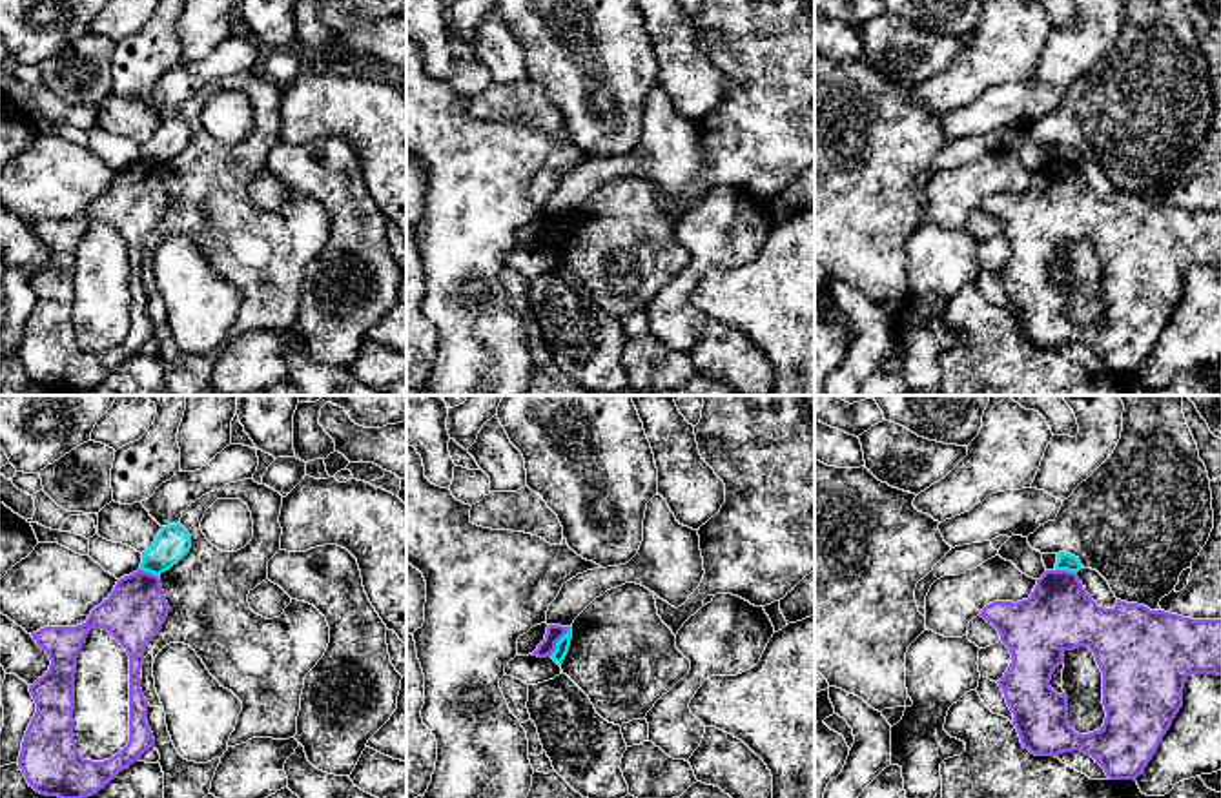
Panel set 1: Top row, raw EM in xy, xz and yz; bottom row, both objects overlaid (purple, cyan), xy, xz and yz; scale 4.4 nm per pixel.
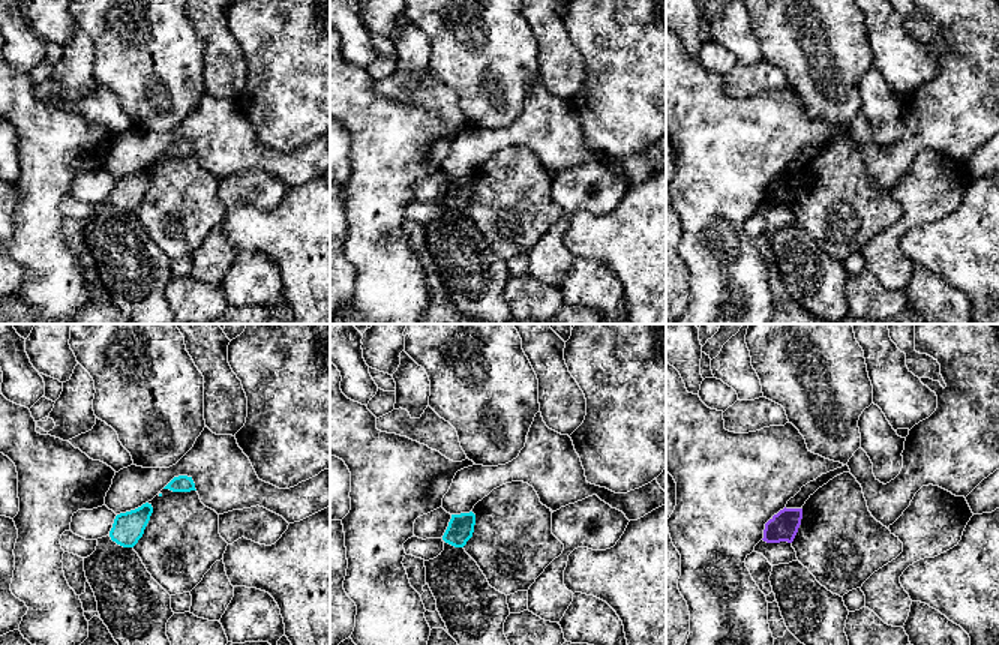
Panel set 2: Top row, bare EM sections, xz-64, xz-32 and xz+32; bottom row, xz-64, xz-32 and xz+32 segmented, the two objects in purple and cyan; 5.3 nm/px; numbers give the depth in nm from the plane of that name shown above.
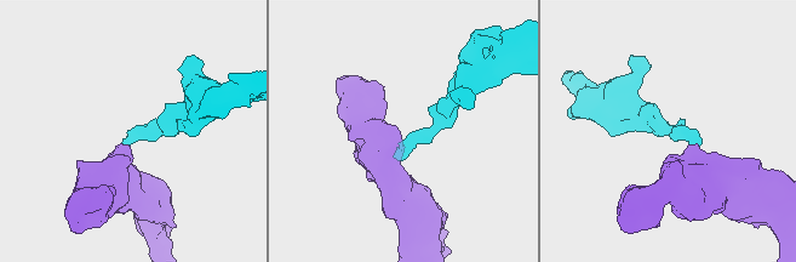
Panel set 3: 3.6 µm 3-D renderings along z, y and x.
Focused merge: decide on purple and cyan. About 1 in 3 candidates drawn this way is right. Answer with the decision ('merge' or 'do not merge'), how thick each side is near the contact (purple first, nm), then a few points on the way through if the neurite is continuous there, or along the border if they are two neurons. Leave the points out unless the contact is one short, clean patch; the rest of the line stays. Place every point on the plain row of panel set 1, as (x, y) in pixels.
do not merge; 80 nm thick on the purple side, 60 nm on the other; border along xz (569, 219), (551, 248)

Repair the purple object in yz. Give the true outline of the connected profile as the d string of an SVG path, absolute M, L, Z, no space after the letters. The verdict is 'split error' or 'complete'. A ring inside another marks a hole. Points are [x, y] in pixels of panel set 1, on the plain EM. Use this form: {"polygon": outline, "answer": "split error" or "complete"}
{"polygon": "M1046 162L1037 171L1028 191L1017 195L993 193L979 208L999 222L1000 233L1010 240L1011 255L997 275L1013 304L1011 315L1022 339L1035 348L1059 348L1072 343L1086 344L1104 361L1110 372L1135 372L1144 363L1183 299L1183 281L1188 268L1221 268L1221 211L1192 211L1121 191L1117 191L1113 200L1103 200L1086 184L1077 166L1068 162ZM1079 239L1088 239L1093 244L1103 264L1106 310L1099 322L1088 326L1079 326L1070 319L1068 288L1066 284L1057 286L1050 279L1053 262L1064 255L1062 246Z", "answer": "complete"}

